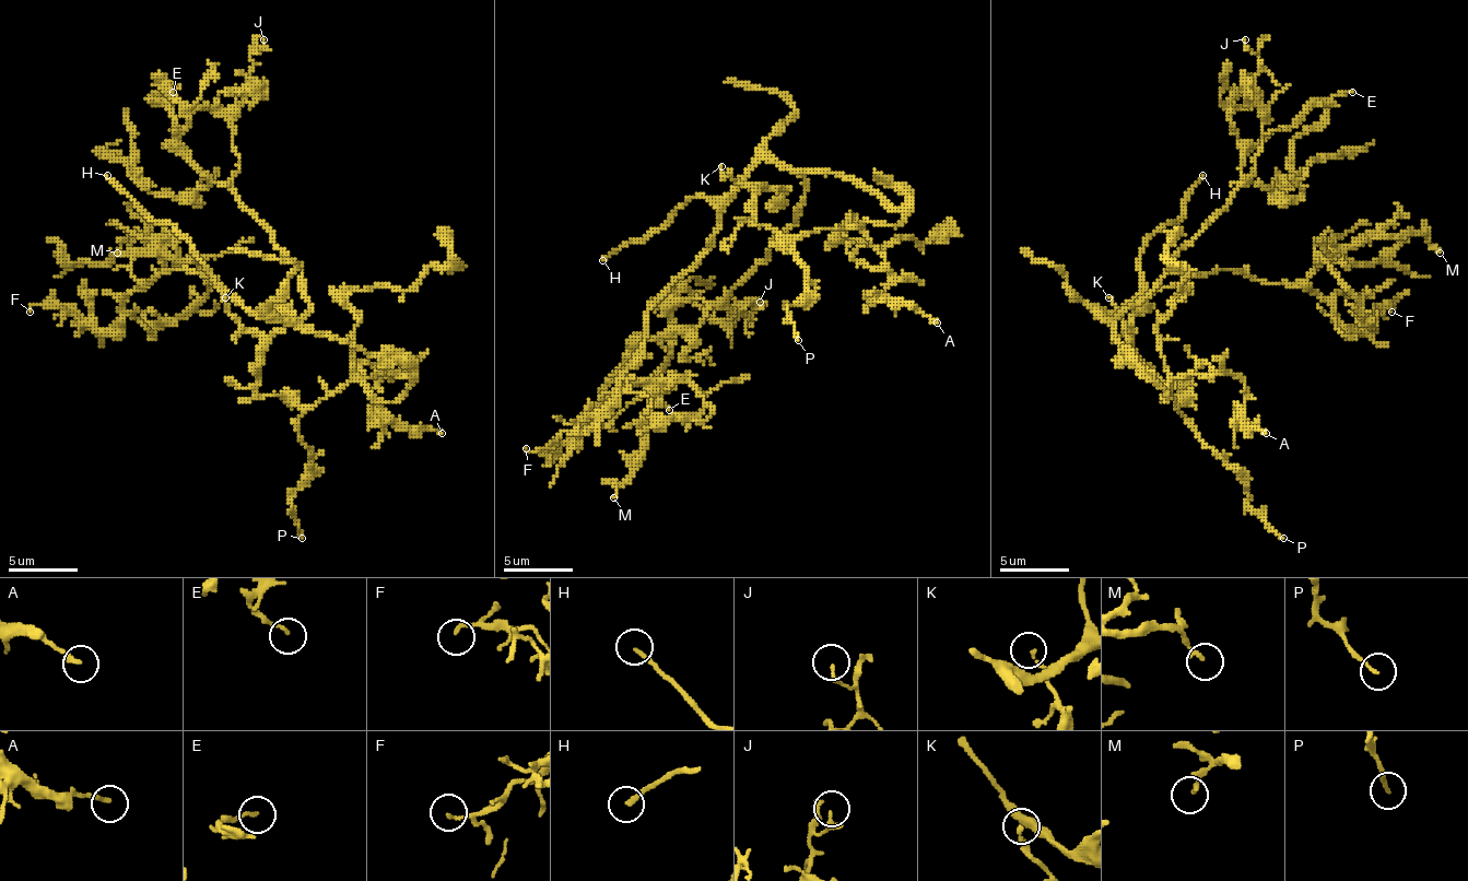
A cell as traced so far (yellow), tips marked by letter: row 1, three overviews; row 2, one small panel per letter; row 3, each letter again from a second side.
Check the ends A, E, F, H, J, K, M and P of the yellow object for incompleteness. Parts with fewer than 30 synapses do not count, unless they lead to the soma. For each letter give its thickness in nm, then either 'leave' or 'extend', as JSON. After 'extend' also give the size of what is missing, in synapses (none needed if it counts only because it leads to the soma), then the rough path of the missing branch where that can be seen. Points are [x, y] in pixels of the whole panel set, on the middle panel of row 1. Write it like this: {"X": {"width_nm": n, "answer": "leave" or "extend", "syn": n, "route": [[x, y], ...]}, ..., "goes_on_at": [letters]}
{"A": {"width_nm": 180, "answer": "leave"}, "E": {"width_nm": 120, "answer": "leave"}, "F": {"width_nm": 130, "answer": "leave"}, "H": {"width_nm": 180, "answer": "extend", "syn": 100, "route": [[602, 260], [613, 308], [613, 305], [626, 313], [620, 316], [631, 313], [644, 316]]}, "J": {"width_nm": 170, "answer": "leave"}, "K": {"width_nm": 170, "answer": "leave"}, "M": {"width_nm": 170, "answer": "leave"}, "P": {"width_nm": 160, "answer": "leave"}, "goes_on_at": ["H"]}

